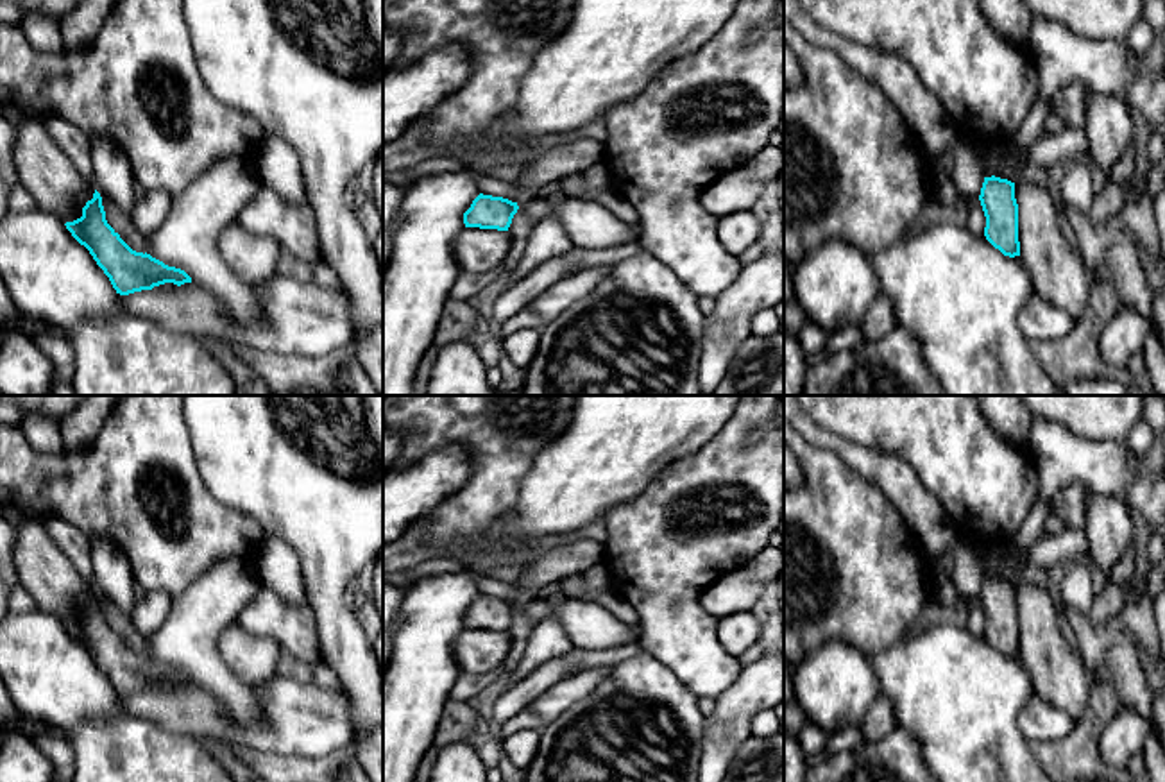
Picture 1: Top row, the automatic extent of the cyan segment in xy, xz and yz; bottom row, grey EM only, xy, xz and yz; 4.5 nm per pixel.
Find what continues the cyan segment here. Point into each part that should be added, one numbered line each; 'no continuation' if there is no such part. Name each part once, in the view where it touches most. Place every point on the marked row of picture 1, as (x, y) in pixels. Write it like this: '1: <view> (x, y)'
1: yz (1060, 276)

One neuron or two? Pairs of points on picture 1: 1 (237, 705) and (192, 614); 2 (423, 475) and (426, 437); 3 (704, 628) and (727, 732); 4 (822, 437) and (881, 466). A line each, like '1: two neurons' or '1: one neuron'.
1: one neuron
2: two neurons
3: two neurons
4: one neuron

